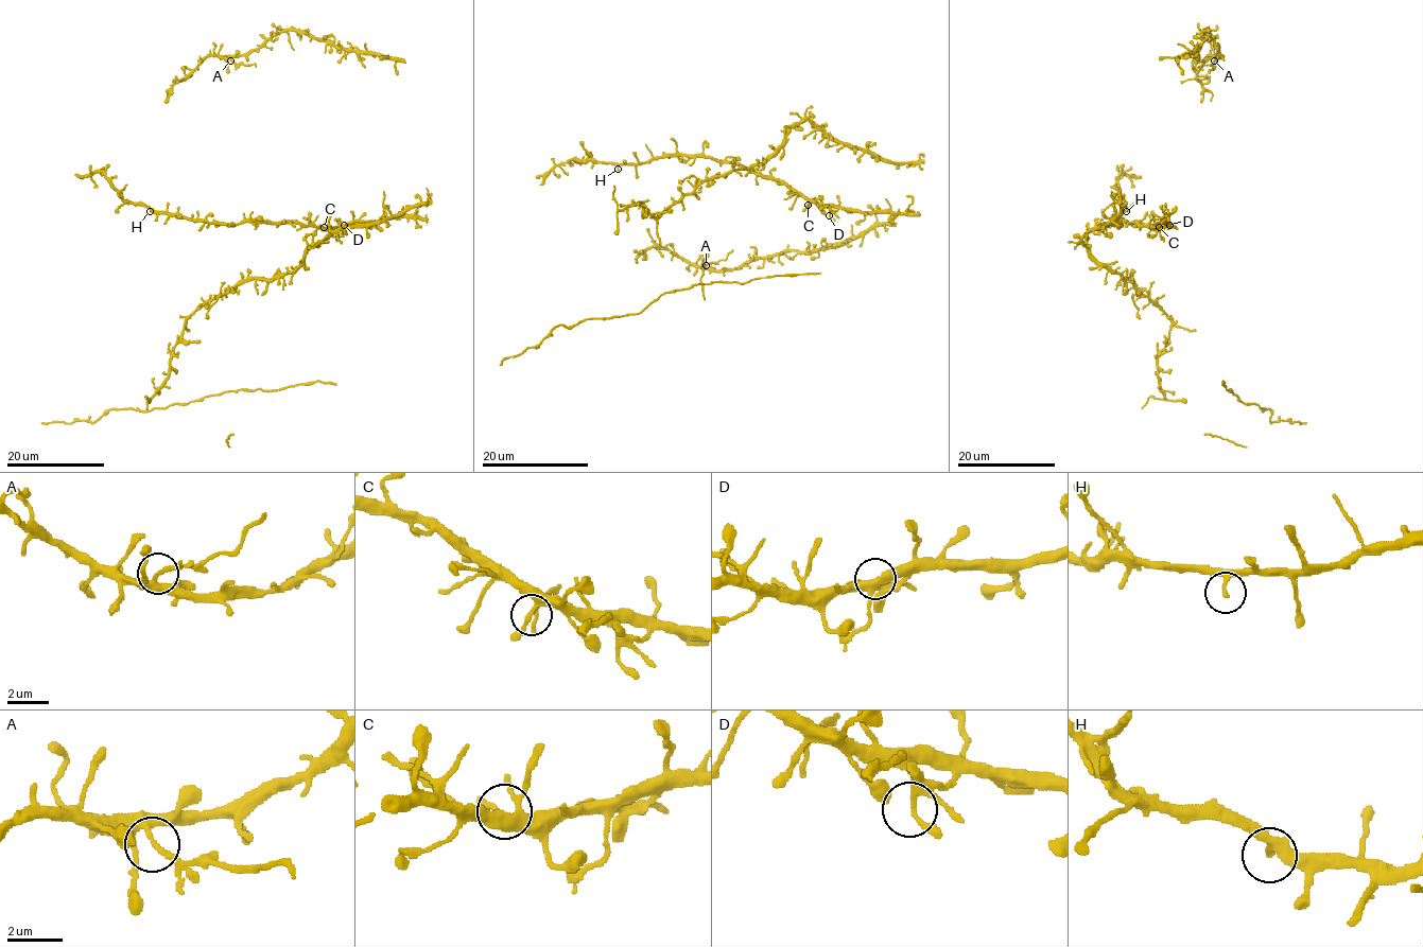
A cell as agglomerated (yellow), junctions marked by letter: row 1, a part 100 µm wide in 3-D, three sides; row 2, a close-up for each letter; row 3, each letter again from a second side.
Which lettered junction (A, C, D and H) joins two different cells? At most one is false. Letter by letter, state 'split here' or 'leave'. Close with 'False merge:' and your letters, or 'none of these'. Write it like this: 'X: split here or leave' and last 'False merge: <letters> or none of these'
A: split here
C: leave
D: leave
H: leave
False merge: A

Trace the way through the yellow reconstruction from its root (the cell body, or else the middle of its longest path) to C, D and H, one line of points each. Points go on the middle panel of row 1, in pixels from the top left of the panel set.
C: (860, 210), (813, 203), (808, 205)
D: (860, 210), (838, 209), (829, 215)
H: (860, 210), (814, 204), (776, 179), (708, 157), (658, 156), (622, 163), (618, 169)

